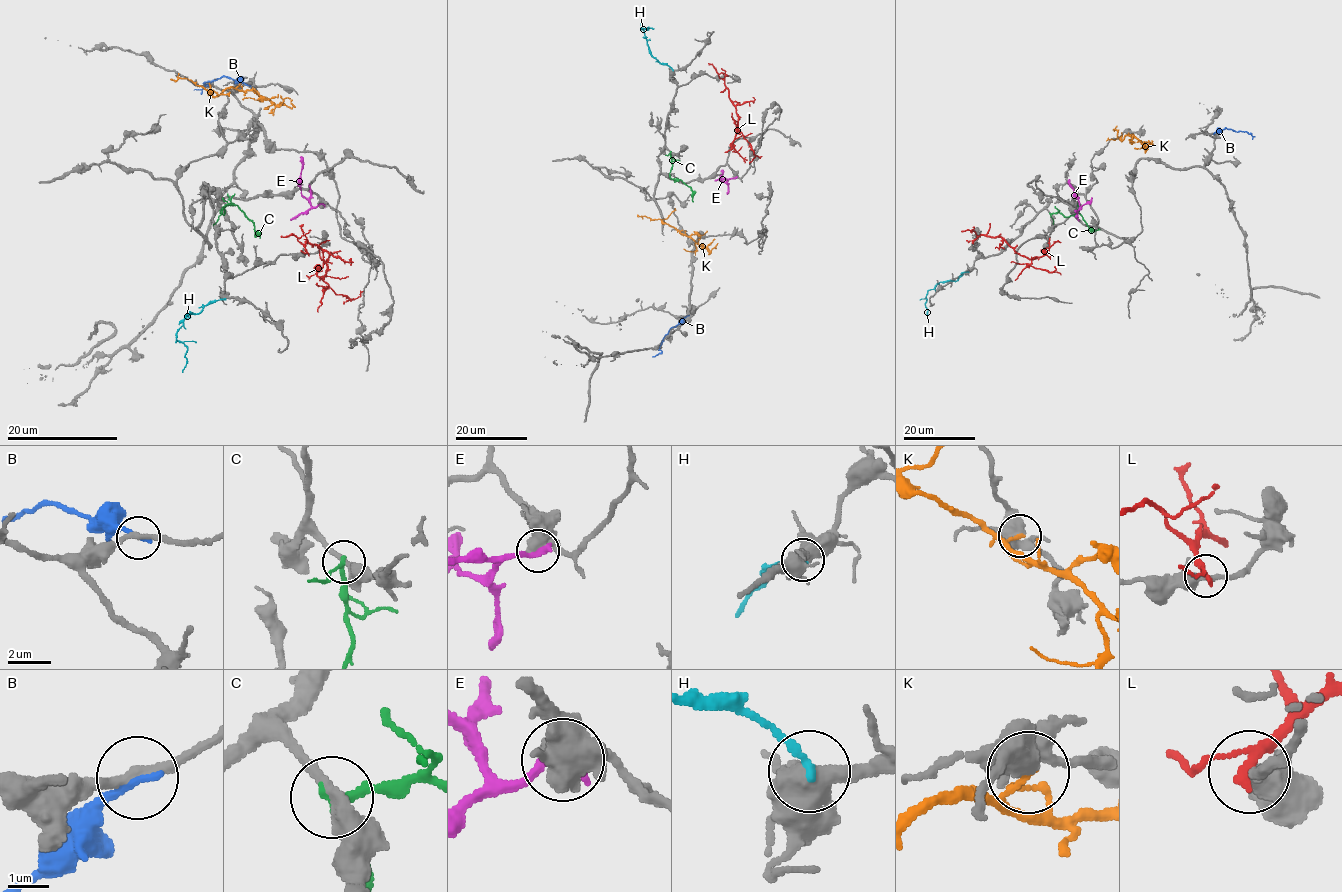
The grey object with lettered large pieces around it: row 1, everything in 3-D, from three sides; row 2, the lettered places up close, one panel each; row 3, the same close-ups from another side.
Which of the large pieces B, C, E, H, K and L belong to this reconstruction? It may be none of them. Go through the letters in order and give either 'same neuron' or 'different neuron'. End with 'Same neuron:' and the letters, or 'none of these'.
B: different neuron
C: different neuron
E: different neuron
H: different neuron
K: different neuron
L: different neuron
Same neuron: none of these

